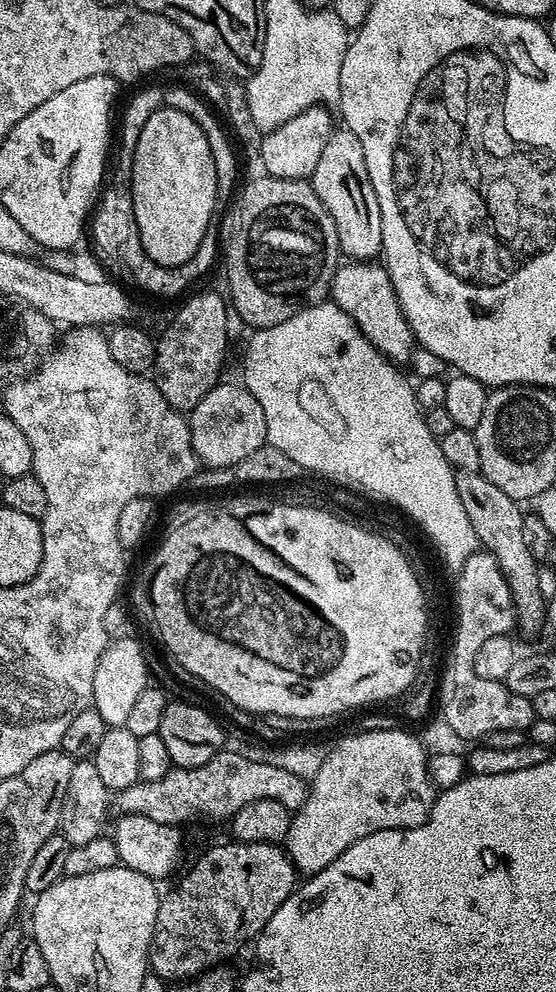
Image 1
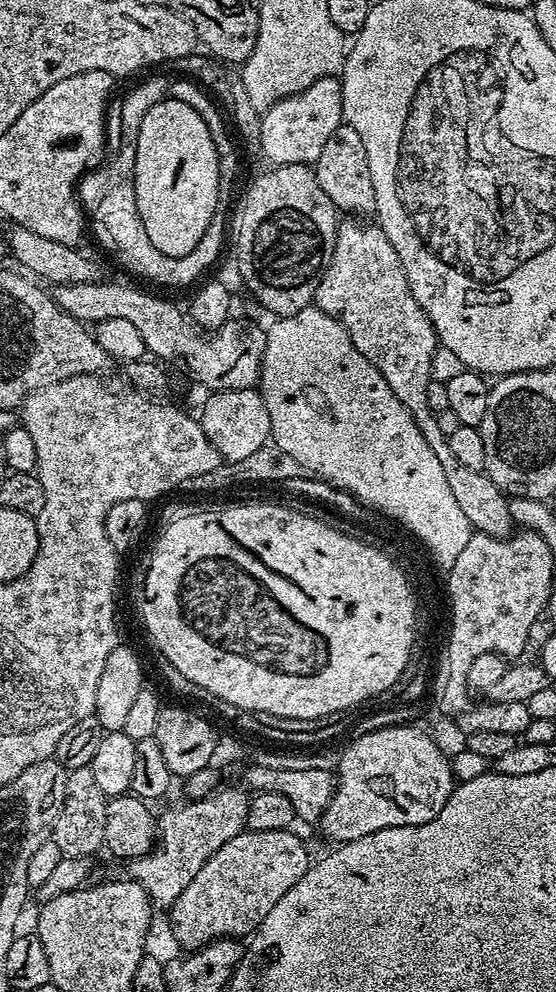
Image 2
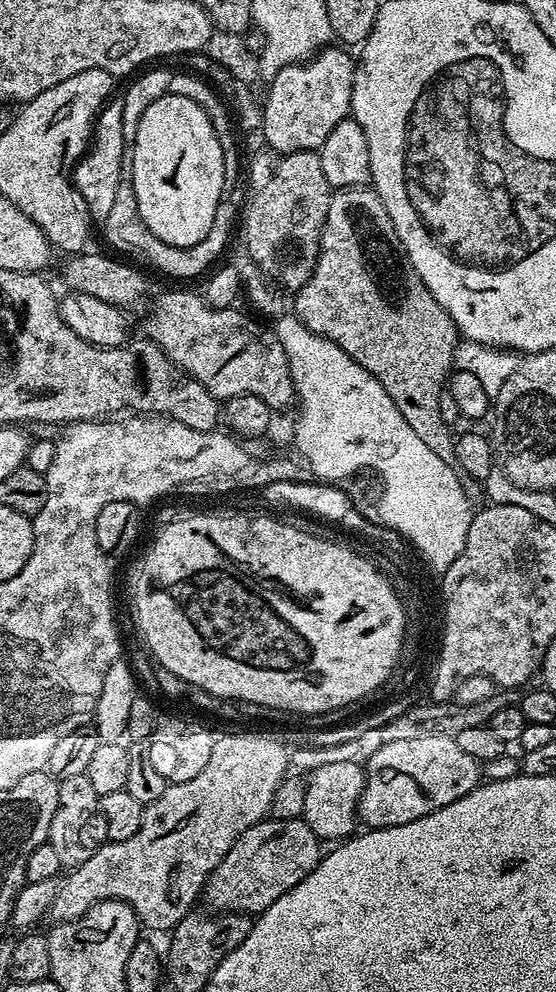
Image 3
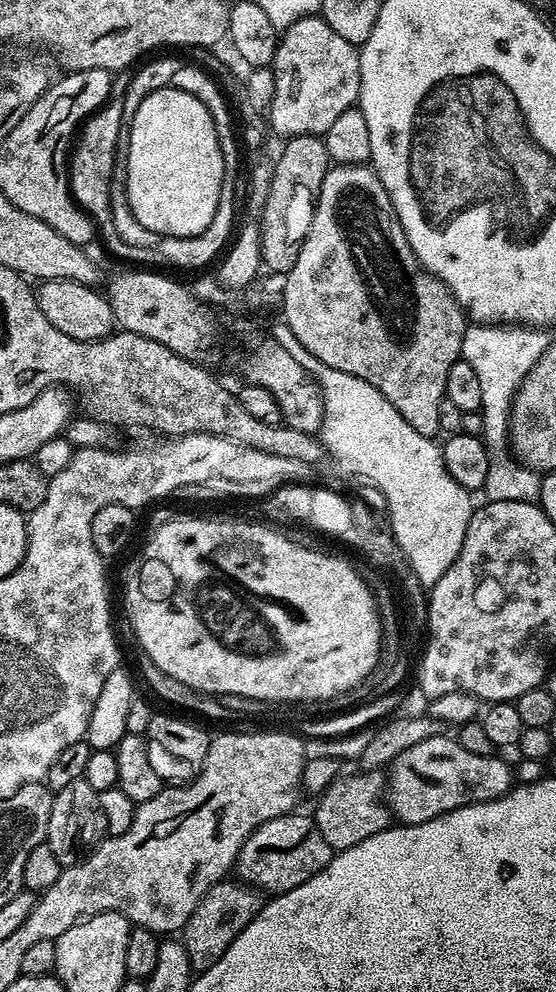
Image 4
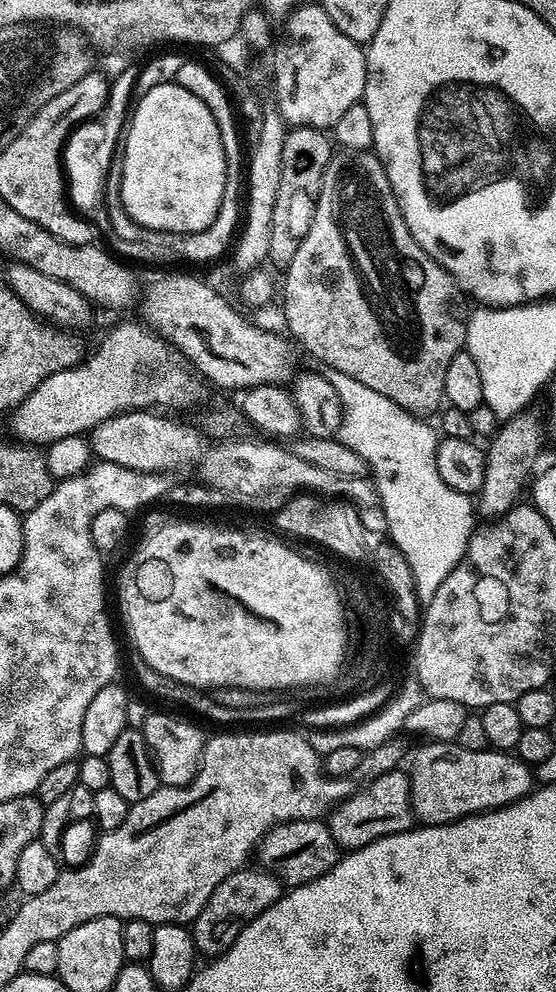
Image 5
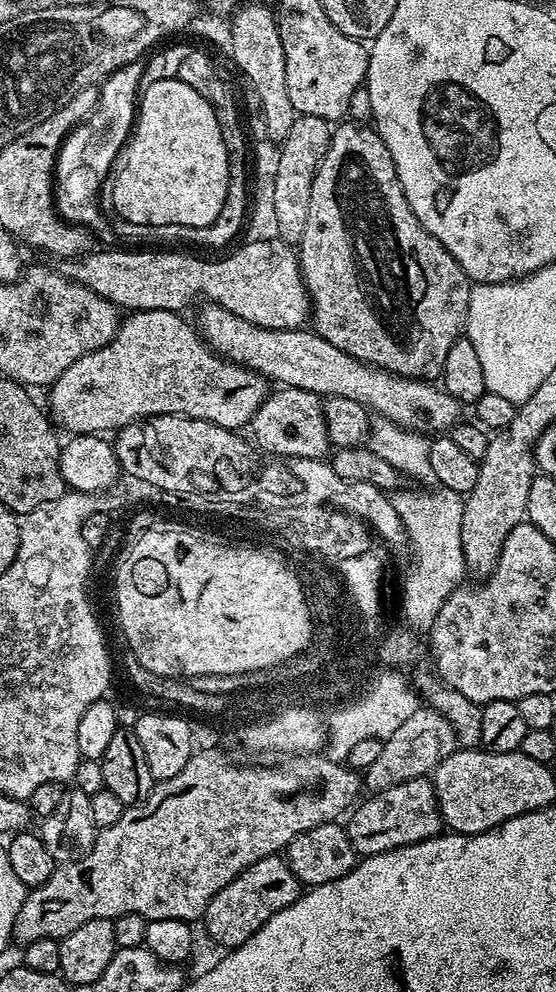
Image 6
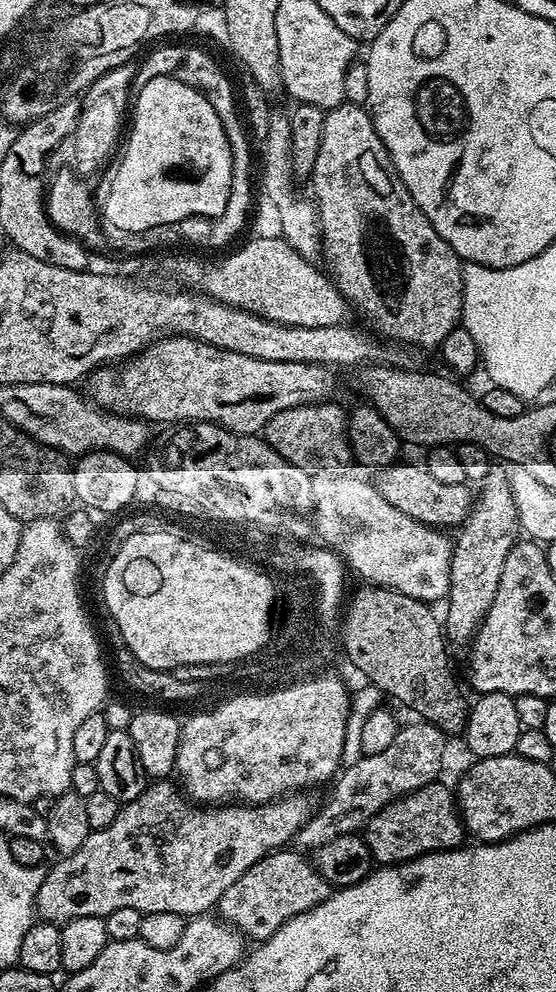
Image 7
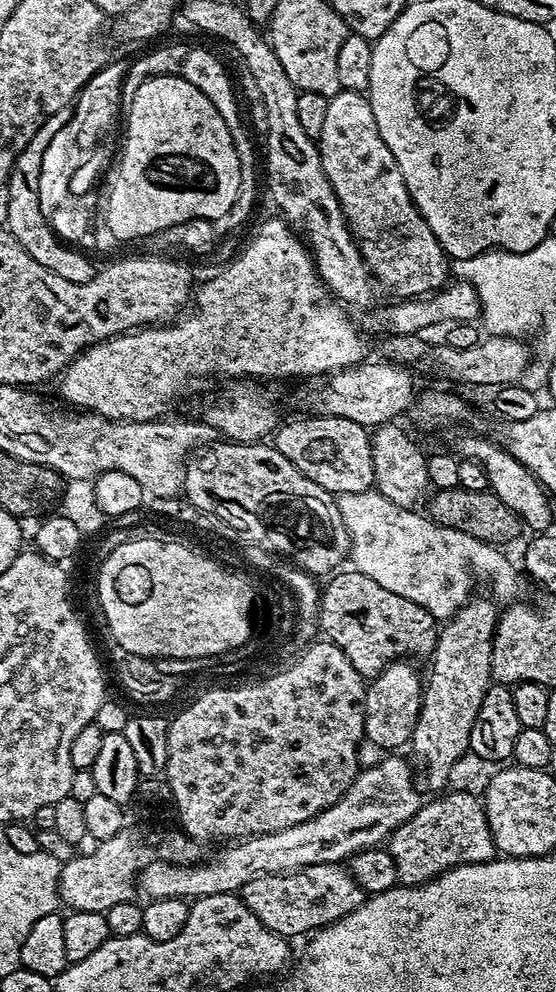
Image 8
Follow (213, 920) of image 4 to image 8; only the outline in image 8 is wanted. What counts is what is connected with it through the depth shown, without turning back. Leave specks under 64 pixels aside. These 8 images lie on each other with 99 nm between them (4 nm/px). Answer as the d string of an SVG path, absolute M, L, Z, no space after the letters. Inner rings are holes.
M343 863L315 864L301 868L299 872L279 872L259 876L243 885L240 897L245 905L272 932L285 938L304 936L325 928L328 924L346 918L366 899L366 893L348 873Z

